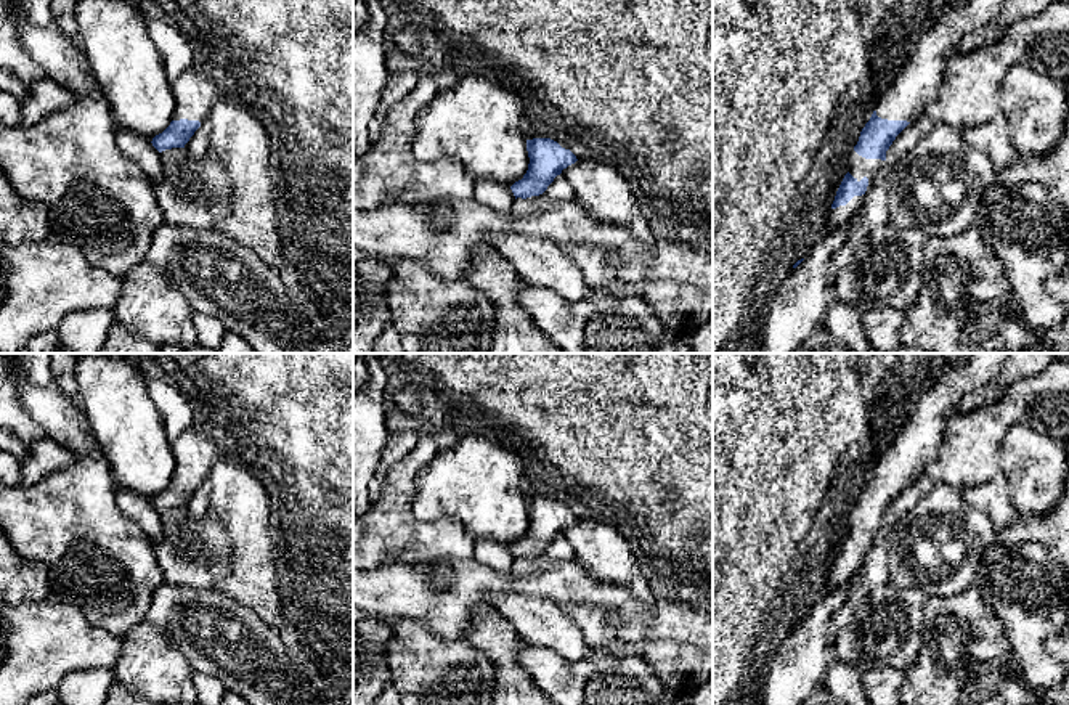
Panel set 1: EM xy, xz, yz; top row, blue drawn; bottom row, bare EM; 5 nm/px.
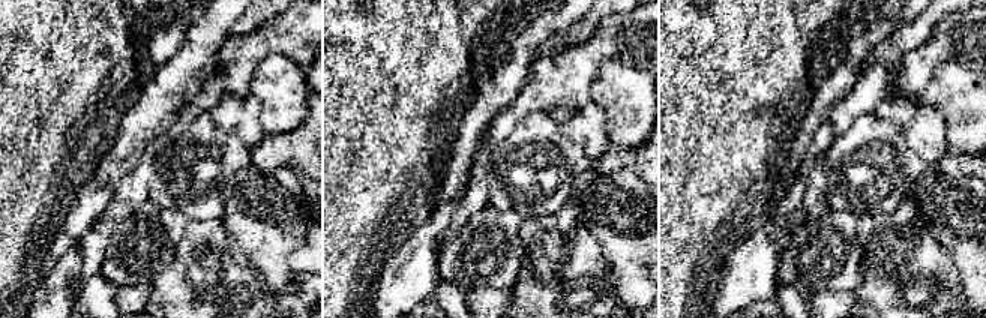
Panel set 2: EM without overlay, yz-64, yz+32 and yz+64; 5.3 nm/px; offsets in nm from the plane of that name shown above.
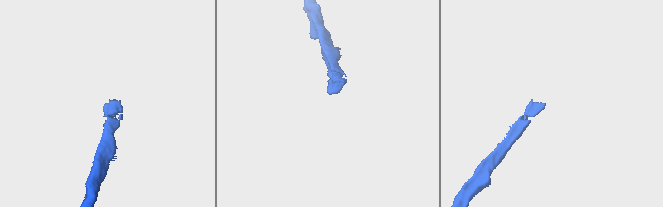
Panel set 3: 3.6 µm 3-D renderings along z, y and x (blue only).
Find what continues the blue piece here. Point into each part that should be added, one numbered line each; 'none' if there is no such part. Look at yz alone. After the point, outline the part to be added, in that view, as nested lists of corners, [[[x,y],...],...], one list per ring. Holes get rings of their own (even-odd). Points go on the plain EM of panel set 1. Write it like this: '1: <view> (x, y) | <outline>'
1: yz (861, 527) | [[[856,511],[851,512],[851,527],[849,527],[849,533],[860,541],[864,536],[868,538],[868,546],[867,551],[875,538],[875,535],[878,533],[878,530],[881,528],[881,525],[886,520],[881,519],[865,519],[862,516],[859,516]],[[865,551],[865,552],[867,552]]]

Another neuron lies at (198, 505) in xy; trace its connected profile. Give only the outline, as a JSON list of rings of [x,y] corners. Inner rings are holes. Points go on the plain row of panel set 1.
[[[207,477],[204,482],[201,482],[201,487],[185,504],[185,509],[193,517],[202,517],[209,511],[209,501],[210,501],[210,482]]]

